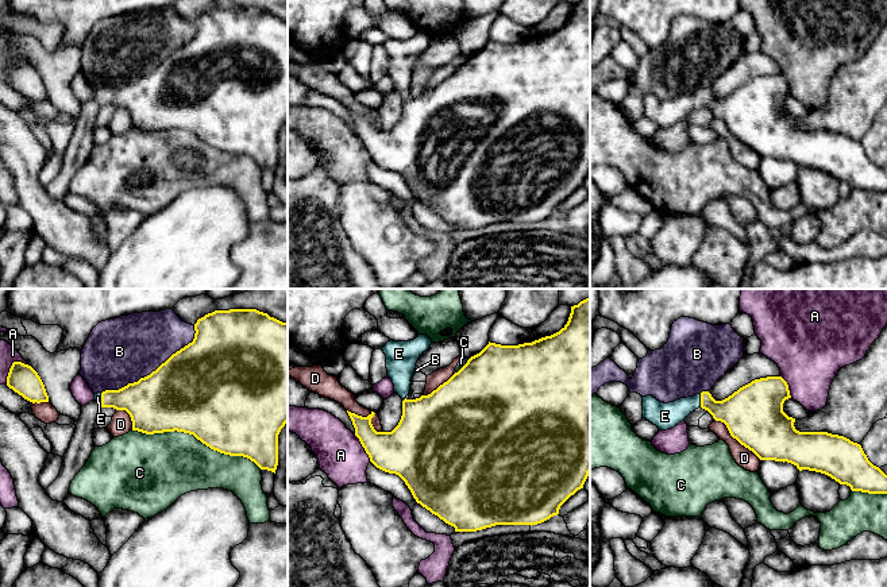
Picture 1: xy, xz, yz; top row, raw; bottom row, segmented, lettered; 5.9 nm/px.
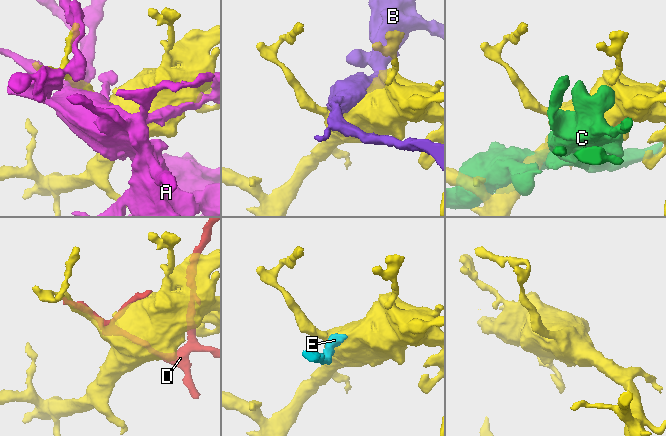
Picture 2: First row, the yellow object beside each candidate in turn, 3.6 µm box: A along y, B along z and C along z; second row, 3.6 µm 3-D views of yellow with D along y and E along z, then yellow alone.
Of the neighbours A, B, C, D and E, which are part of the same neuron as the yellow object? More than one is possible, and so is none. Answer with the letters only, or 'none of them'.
E

